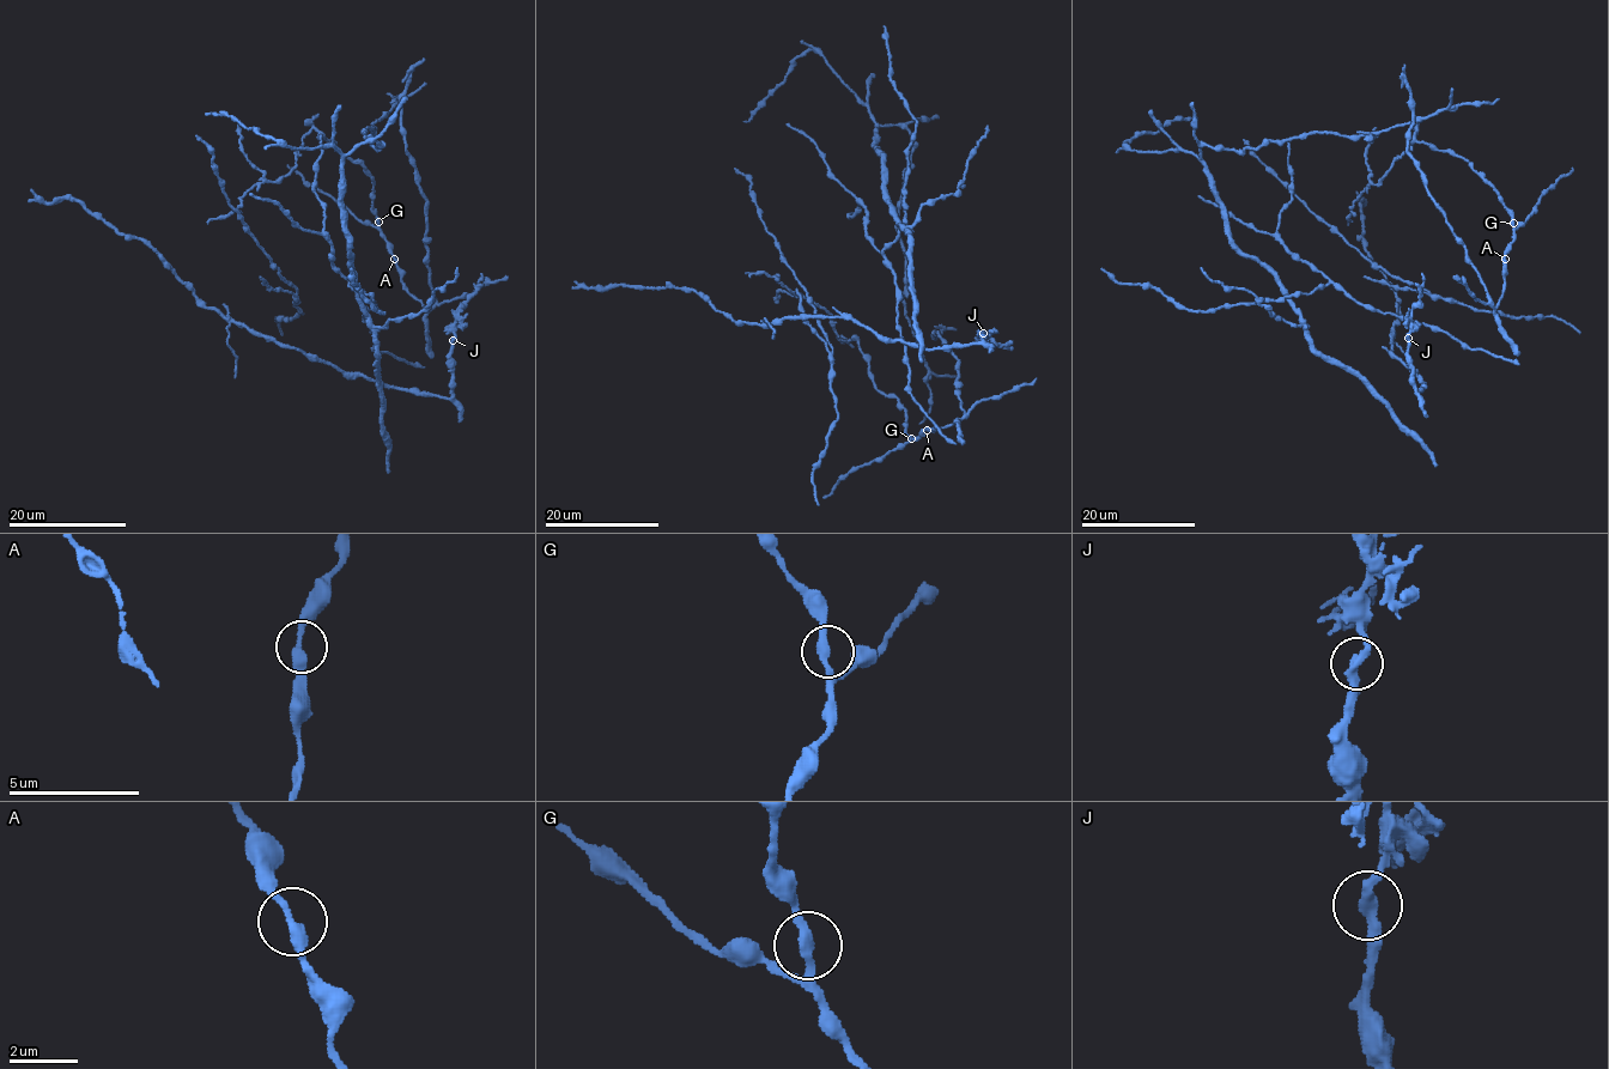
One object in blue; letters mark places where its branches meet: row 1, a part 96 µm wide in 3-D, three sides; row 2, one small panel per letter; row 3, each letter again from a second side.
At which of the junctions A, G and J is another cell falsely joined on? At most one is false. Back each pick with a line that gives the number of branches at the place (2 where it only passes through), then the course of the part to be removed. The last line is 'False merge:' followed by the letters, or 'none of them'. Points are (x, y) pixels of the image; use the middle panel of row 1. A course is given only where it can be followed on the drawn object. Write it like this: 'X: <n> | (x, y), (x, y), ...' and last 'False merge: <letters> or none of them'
J: 2 | (984, 333), (995, 344), (1011, 347)
False merge: J

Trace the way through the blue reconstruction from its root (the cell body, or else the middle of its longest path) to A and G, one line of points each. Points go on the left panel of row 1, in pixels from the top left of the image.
A: (412, 364), (424, 366), (431, 358), (426, 308), (407, 291), (394, 259)
G: (412, 364), (424, 366), (431, 358), (426, 308), (401, 280), (401, 269), (378, 222)

